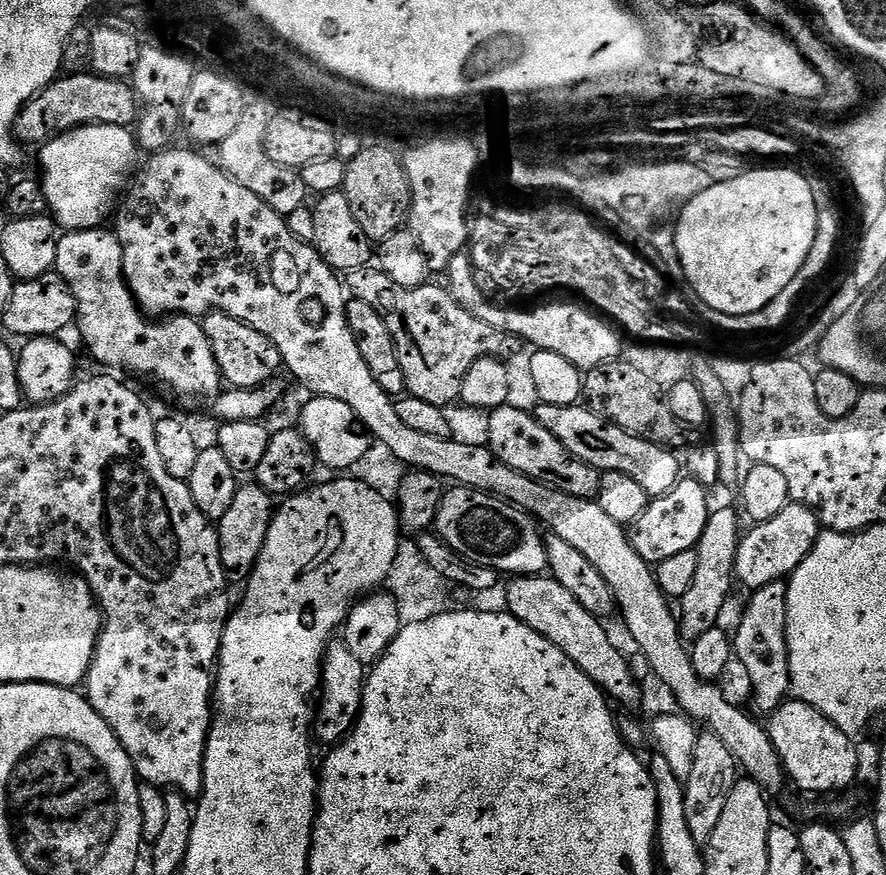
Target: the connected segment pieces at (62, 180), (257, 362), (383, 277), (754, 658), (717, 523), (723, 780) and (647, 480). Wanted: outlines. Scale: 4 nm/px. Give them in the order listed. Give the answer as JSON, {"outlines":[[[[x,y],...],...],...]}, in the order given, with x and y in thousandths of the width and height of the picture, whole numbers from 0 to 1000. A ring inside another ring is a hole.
{"outlines":[[[[99,142],[96,146],[69,151],[60,154],[44,170],[44,174],[45,192],[50,195],[47,211],[53,241],[69,262],[78,265],[91,265],[93,263],[114,259],[119,255],[117,250],[121,247],[123,250],[128,246],[142,211],[150,205],[156,192],[156,183],[153,187],[156,161],[144,146],[138,144]]],[[[237,357],[229,362],[228,369],[254,440],[262,443],[297,443],[307,437],[312,424],[317,424],[314,395],[309,395],[309,391],[305,391],[300,382],[291,382],[291,377],[260,363],[253,357]]],[[[416,304],[400,309],[392,317],[392,328],[400,333],[401,342],[413,345],[418,350],[429,352],[431,360],[438,367],[438,376],[445,386],[445,395],[449,405],[449,418],[454,418],[454,432],[459,451],[476,455],[476,459],[485,459],[485,464],[505,467],[506,462],[515,462],[519,456],[519,442],[526,432],[526,423],[540,414],[545,407],[573,409],[580,402],[580,393],[572,379],[564,379],[558,373],[535,363],[523,350],[510,339],[505,328],[482,322],[473,329],[455,329],[451,326],[439,325],[439,318],[428,304]]],[[[886,664],[870,666],[852,673],[845,681],[848,683],[835,706],[835,715],[828,721],[828,750],[837,754],[847,770],[850,803],[863,816],[870,816],[888,800],[894,785],[889,741],[889,669]]],[[[826,581],[805,582],[800,586],[797,605],[786,624],[788,633],[787,655],[783,656],[782,669],[767,683],[769,722],[778,733],[791,728],[798,720],[809,717],[812,706],[822,686],[826,667],[830,666],[832,624],[835,623],[837,602],[835,587]]],[[[795,834],[786,842],[779,885],[772,893],[774,907],[774,939],[779,939],[779,953],[792,967],[798,966],[801,953],[810,945],[815,935],[815,925],[819,922],[819,912],[824,912],[824,903],[828,903],[833,890],[833,874],[828,862],[824,862],[819,848],[810,839]]],[[[608,461],[603,467],[603,474],[634,510],[648,522],[672,535],[674,539],[696,539],[708,542],[729,560],[733,569],[739,569],[747,565],[756,565],[761,555],[770,546],[770,526],[762,515],[748,512],[738,505],[729,505],[698,487],[693,487],[674,471],[669,471],[663,464],[619,463]]]]}

